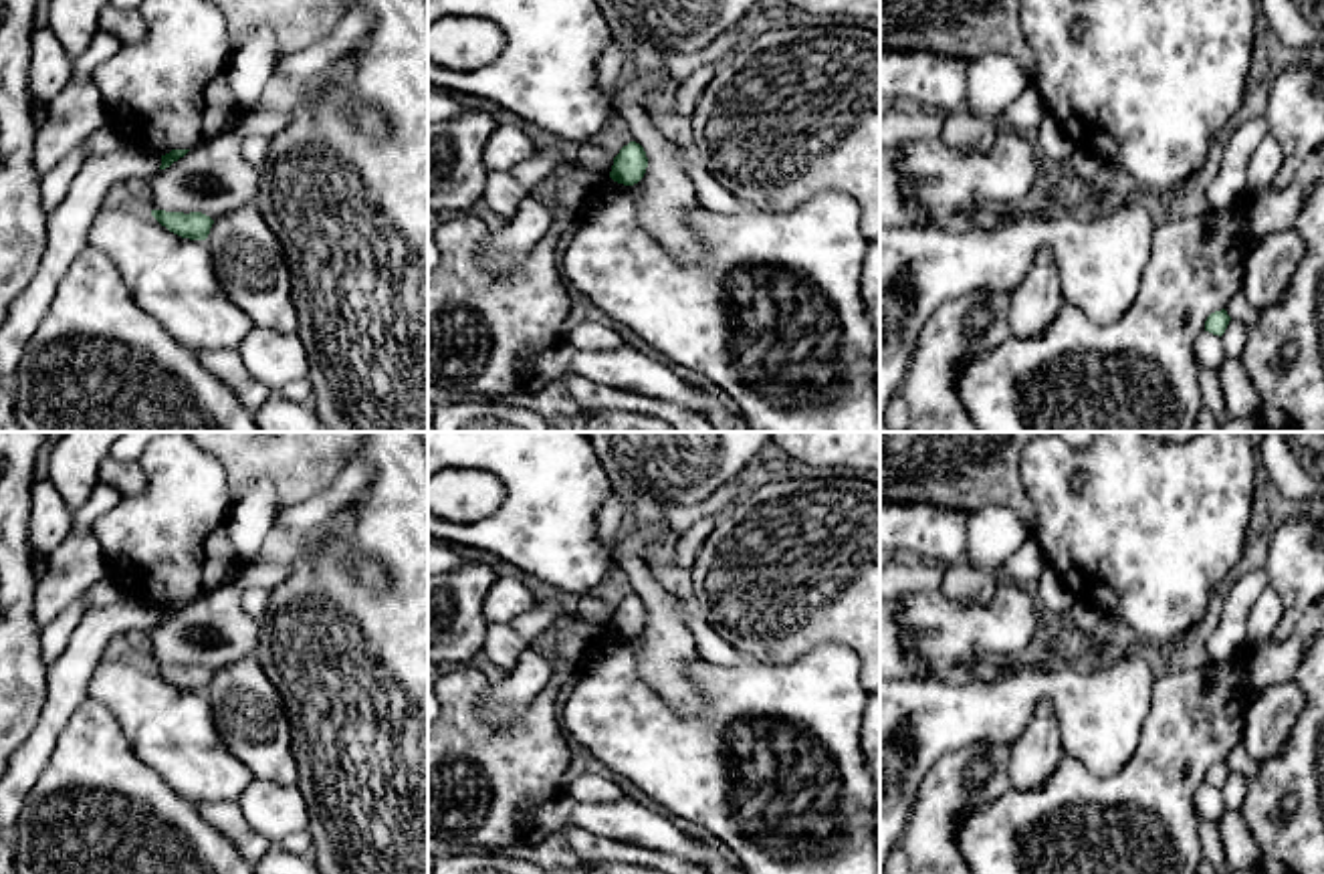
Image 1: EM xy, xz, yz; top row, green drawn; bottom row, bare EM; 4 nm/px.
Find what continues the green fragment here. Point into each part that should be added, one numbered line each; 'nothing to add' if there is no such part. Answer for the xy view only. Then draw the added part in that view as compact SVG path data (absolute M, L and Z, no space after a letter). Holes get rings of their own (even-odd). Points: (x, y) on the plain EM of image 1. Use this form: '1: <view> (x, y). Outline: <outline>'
nothing to add

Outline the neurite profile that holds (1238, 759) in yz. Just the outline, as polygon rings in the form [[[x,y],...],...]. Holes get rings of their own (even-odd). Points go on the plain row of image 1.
[[[1243,745],[1235,747],[1229,757],[1225,759],[1227,767],[1231,771],[1241,773],[1249,783],[1255,779],[1257,775],[1257,763],[1253,763],[1249,759],[1249,755],[1245,753]]]

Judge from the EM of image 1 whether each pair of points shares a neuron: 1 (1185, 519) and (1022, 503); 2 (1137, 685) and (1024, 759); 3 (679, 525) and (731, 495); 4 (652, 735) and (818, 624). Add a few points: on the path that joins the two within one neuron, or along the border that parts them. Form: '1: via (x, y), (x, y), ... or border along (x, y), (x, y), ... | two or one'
1: border along (1020, 459), (1020, 481), (1036, 513), (1032, 531) | two
2: border along (1046, 699), (1038, 705), (1032, 721), (1012, 747) | two
3: via (691, 513), (719, 501) | one
4: border along (806, 652), (790, 663), (745, 661) | two

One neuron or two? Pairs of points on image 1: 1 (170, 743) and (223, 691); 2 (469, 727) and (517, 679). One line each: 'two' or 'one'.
1: two
2: two

